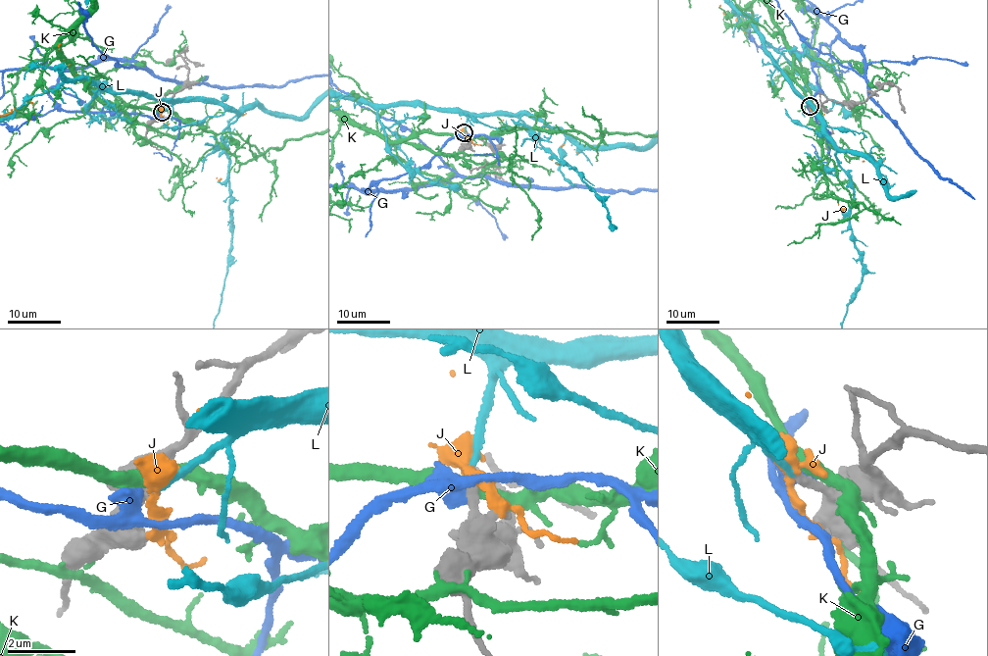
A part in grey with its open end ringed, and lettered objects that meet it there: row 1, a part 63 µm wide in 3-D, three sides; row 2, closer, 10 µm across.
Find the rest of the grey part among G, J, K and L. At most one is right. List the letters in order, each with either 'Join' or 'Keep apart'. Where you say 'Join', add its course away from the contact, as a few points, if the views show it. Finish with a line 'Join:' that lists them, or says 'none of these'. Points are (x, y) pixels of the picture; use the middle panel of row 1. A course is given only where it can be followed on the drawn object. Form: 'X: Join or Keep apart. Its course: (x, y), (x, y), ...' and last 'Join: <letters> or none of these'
G: Keep apart
J: Keep apart
K: Keep apart
L: Join
Join: L

